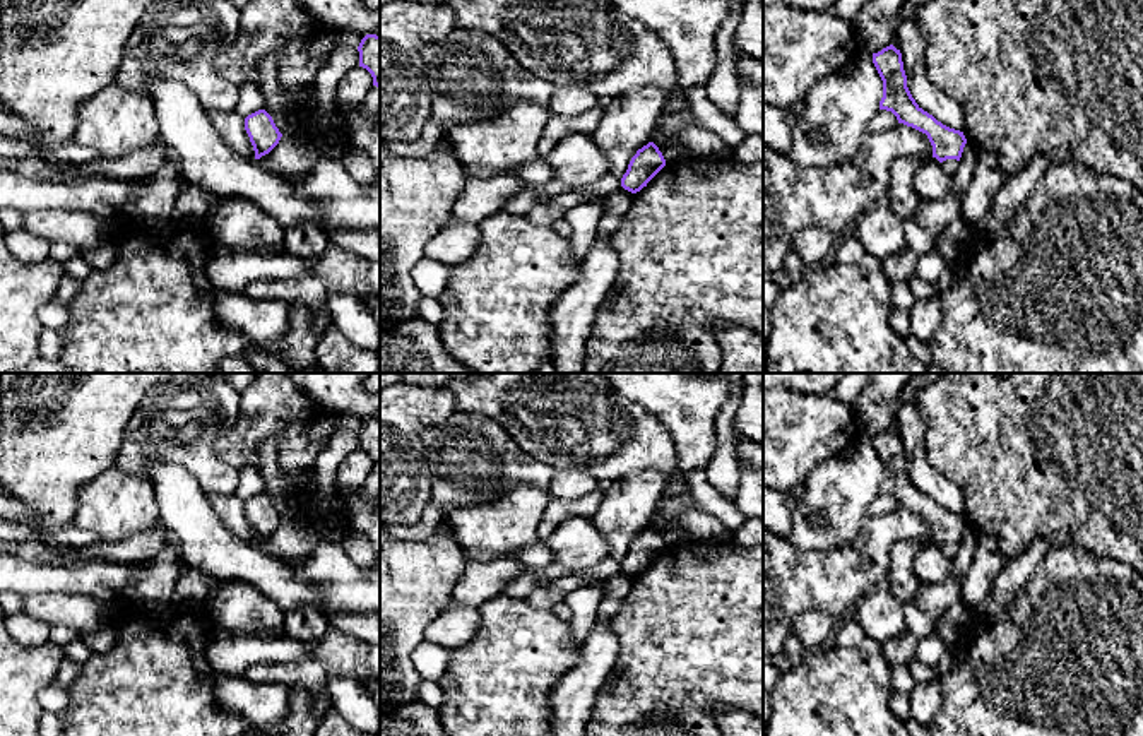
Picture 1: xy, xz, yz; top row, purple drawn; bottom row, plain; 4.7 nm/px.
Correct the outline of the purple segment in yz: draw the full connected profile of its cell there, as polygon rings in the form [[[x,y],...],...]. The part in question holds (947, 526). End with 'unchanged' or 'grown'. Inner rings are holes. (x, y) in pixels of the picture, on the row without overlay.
[[[893,428],[873,436],[873,447],[883,464],[879,493],[891,495],[898,507],[912,510],[927,519],[933,541],[960,544],[967,522],[963,515],[950,512],[924,495],[907,471],[902,436]]]; unchanged

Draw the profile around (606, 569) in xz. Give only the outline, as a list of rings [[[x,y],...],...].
[[[606,556],[602,561],[599,561],[597,565],[594,565],[587,570],[589,570],[590,577],[609,580],[618,572],[621,572],[621,563]]]

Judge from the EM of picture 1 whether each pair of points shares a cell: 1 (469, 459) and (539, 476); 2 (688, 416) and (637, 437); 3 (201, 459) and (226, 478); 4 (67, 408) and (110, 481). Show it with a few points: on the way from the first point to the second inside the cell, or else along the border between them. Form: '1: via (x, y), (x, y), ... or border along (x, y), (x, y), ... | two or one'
1: via (486, 464), (522, 469) | one
2: border along (632, 401), (657, 418), (671, 437), (680, 462) | two
3: via (207, 466), (219, 478) | one
4: border along (112, 466), (86, 481), (76, 498) | two

